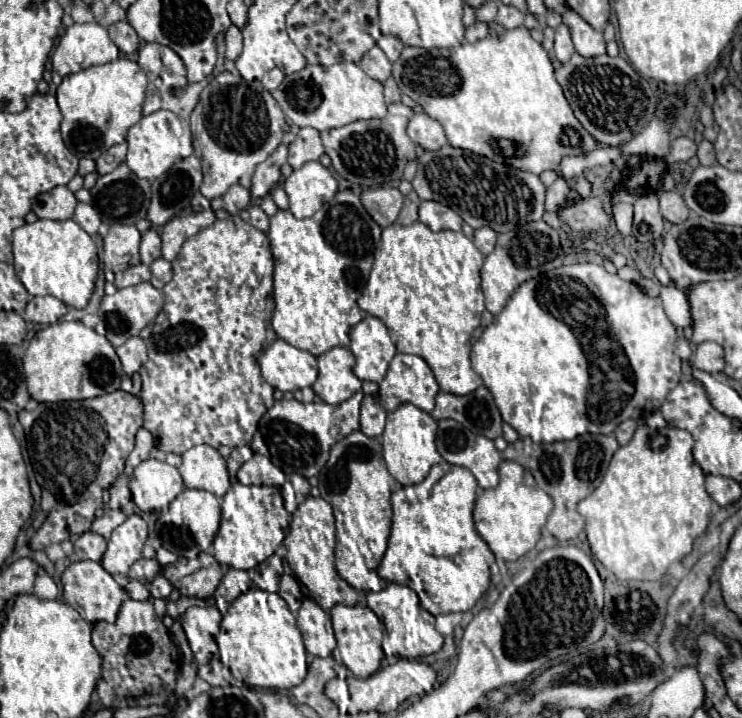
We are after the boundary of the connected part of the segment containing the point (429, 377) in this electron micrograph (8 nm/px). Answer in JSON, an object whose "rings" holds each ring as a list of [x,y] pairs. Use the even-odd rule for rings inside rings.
{"rings":[[[396,354],[388,374],[380,382],[380,402],[388,412],[404,402],[410,402],[424,412],[432,412],[438,392],[436,378],[420,356]]]}

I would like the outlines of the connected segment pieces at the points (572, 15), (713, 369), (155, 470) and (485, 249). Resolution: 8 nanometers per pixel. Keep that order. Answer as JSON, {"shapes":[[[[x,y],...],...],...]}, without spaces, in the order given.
{"shapes":[[[[566,10],[562,14],[562,22],[570,28],[574,48],[584,58],[594,58],[606,54],[606,42],[600,32],[596,32],[586,20],[582,20],[574,10]]],[[[702,342],[694,352],[692,366],[710,374],[718,374],[724,370],[724,350],[716,342]]],[[[154,458],[140,462],[130,478],[132,500],[144,512],[166,510],[182,490],[184,482],[180,472],[174,466]]],[[[478,228],[474,232],[474,246],[482,252],[482,254],[490,254],[496,246],[496,232],[492,228]]]]}

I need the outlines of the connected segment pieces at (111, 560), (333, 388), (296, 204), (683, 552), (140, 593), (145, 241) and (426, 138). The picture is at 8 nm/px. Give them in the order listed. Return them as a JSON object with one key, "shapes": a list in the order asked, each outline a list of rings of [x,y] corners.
{"shapes":[[[[132,514],[126,518],[124,524],[120,524],[108,542],[108,550],[102,558],[102,566],[112,574],[126,574],[130,566],[142,558],[142,548],[148,538],[148,526],[146,522]]],[[[336,346],[318,356],[318,380],[312,386],[314,392],[328,404],[340,404],[354,396],[362,388],[362,382],[352,372],[354,362],[354,354],[344,346]]],[[[310,162],[284,180],[284,190],[290,198],[290,212],[296,218],[308,218],[334,198],[338,180],[320,162]]],[[[638,426],[634,438],[612,456],[602,484],[578,504],[586,520],[586,536],[596,560],[616,574],[618,580],[660,580],[668,566],[692,552],[694,540],[704,534],[712,518],[712,498],[704,488],[704,472],[692,458],[694,438],[686,430],[652,430]]],[[[128,578],[128,582],[126,582],[124,590],[128,592],[128,596],[130,596],[132,600],[142,600],[142,598],[150,598],[150,592],[148,592],[148,588],[146,588],[144,584],[140,584],[138,580],[130,580],[130,578]]],[[[150,228],[148,232],[142,234],[142,244],[140,244],[140,258],[142,264],[152,264],[156,258],[160,258],[160,236],[154,228]]],[[[414,114],[408,122],[408,136],[424,150],[438,150],[448,144],[442,126],[426,114]]]]}

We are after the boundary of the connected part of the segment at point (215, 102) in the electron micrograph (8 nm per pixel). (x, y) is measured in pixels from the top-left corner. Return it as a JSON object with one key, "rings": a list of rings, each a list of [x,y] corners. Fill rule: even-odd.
{"rings":[[[222,72],[202,90],[200,102],[190,114],[190,128],[196,156],[202,158],[204,182],[200,192],[212,200],[234,184],[250,188],[254,168],[282,144],[288,124],[284,112],[260,82],[246,82],[240,74]]]}

